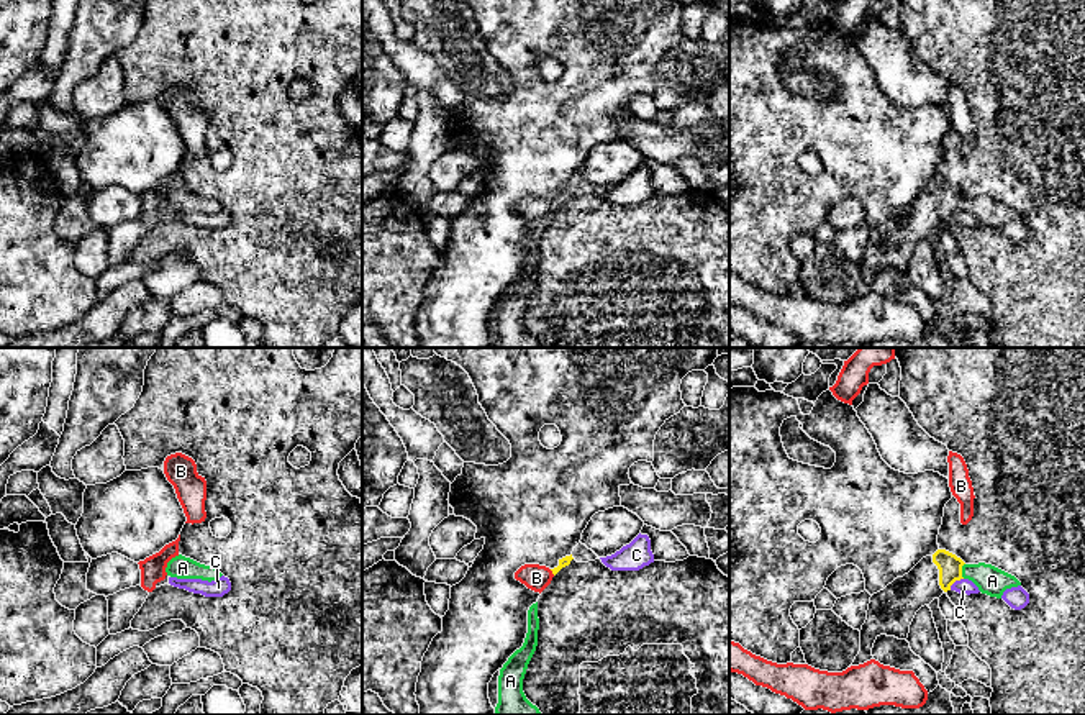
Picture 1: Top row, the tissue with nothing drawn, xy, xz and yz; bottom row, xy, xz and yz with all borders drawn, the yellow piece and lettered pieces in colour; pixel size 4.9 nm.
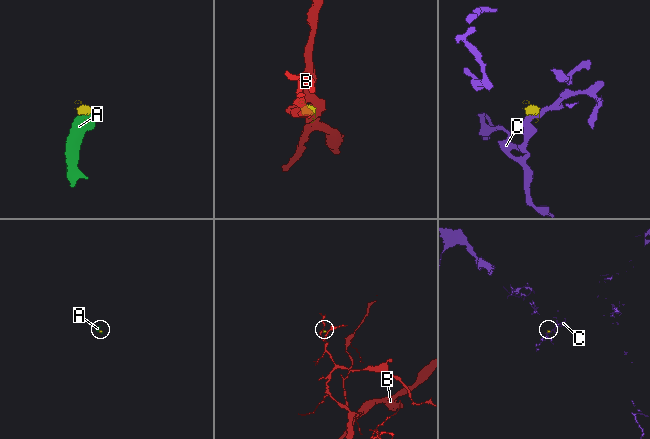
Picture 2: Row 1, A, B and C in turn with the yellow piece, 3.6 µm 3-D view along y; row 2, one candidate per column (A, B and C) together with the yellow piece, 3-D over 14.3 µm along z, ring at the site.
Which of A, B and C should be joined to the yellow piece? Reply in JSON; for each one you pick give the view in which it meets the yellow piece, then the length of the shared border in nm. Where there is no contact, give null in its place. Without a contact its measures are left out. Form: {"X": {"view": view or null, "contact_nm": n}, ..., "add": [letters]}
{"A": {"view": "yz", "contact_nm": 80}, "add": ["A"]}

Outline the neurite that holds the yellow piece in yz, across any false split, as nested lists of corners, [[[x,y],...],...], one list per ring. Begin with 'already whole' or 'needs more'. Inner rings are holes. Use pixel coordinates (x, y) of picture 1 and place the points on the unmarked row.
needs more; [[[937,182],[870,230],[867,253],[860,262],[860,284],[851,298],[874,292],[872,280],[880,267],[906,272],[916,244],[960,212],[972,213],[982,226],[996,231],[1001,231],[1006,221],[1021,218],[1015,208],[992,197],[965,197],[956,187]]]

